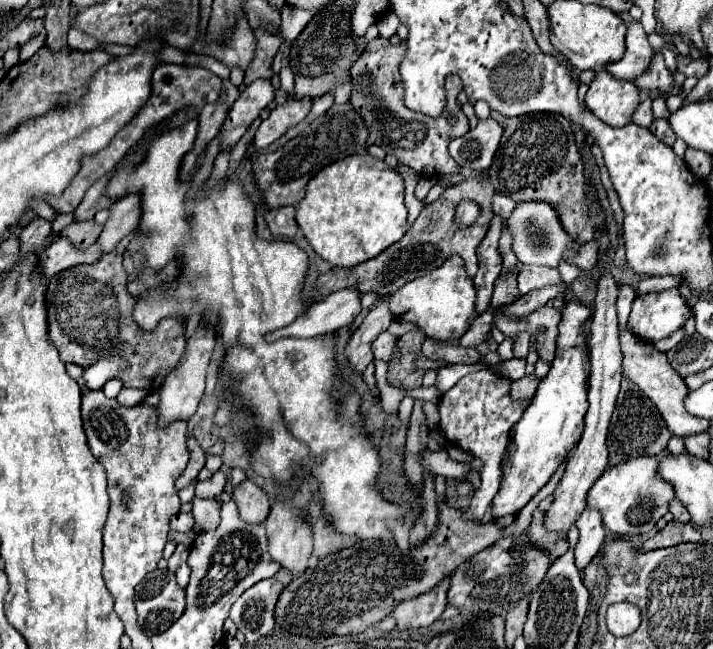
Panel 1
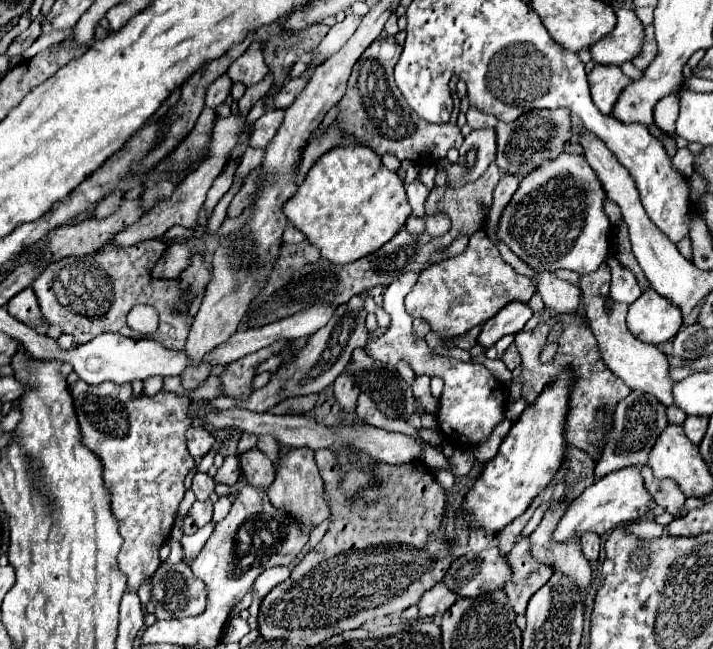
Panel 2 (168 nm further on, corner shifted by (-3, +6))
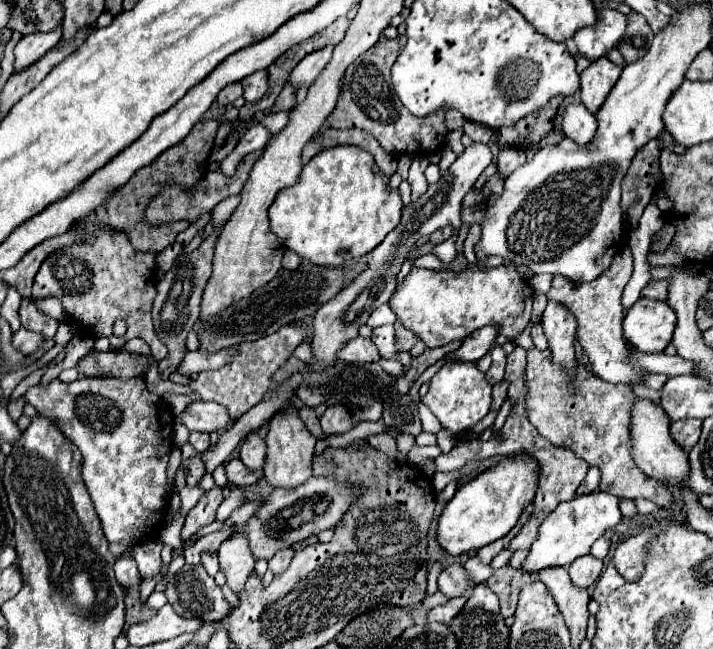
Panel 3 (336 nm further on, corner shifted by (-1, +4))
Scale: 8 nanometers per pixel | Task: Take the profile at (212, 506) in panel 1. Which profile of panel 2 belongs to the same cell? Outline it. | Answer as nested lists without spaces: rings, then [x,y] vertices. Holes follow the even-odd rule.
[[[196,473],[192,481],[192,491],[198,501],[208,501],[210,495],[214,493],[214,481],[206,473]]]

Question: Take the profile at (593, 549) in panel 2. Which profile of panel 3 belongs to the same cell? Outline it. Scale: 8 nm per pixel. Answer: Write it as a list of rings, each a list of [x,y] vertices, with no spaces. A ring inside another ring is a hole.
[[[584,555],[580,559],[574,559],[568,573],[570,573],[572,585],[580,589],[590,589],[598,581],[602,569],[604,569],[604,563],[600,559],[596,559],[594,555]]]

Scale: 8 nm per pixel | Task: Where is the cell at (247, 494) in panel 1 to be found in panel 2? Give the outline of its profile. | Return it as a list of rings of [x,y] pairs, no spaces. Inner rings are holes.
[[[258,449],[246,451],[240,459],[240,465],[242,465],[242,475],[246,479],[246,485],[258,487],[264,491],[272,485],[276,469],[270,463],[270,459],[264,457],[264,453],[260,453]]]

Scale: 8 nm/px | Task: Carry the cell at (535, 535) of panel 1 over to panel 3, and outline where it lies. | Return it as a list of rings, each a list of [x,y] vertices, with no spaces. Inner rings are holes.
[[[504,565],[500,569],[496,569],[490,579],[486,581],[486,585],[498,595],[500,599],[500,615],[504,619],[514,615],[516,609],[516,599],[520,593],[520,587],[524,583],[530,583],[530,575],[520,575],[520,569],[512,569],[510,565]]]

